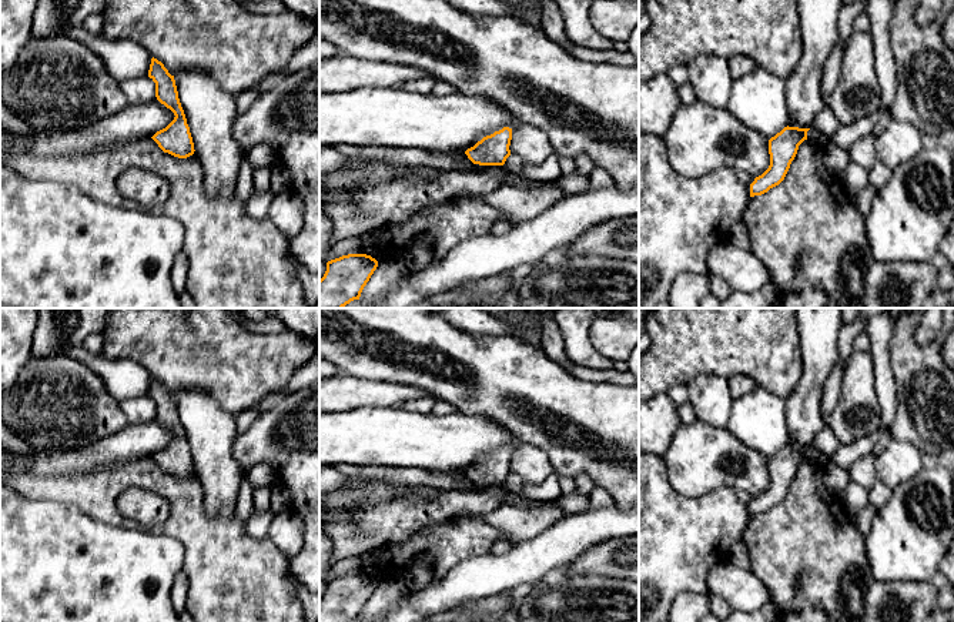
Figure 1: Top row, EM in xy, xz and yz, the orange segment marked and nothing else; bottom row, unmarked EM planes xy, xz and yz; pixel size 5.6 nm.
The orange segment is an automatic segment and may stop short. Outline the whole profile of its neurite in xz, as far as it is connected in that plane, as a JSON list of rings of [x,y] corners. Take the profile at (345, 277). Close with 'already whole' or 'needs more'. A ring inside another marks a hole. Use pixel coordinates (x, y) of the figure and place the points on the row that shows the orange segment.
[[[348,254],[327,262],[319,280],[319,308],[344,308],[361,292],[378,267],[366,254]]] | already whole

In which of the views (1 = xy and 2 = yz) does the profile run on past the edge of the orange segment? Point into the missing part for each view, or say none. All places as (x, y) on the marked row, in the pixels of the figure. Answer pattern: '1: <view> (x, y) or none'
1: none
2: none

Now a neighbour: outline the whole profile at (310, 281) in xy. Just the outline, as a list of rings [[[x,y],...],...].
[[[291,251],[288,253],[288,258],[294,264],[294,268],[301,280],[307,307],[314,308],[319,302],[319,274],[311,272]]]

